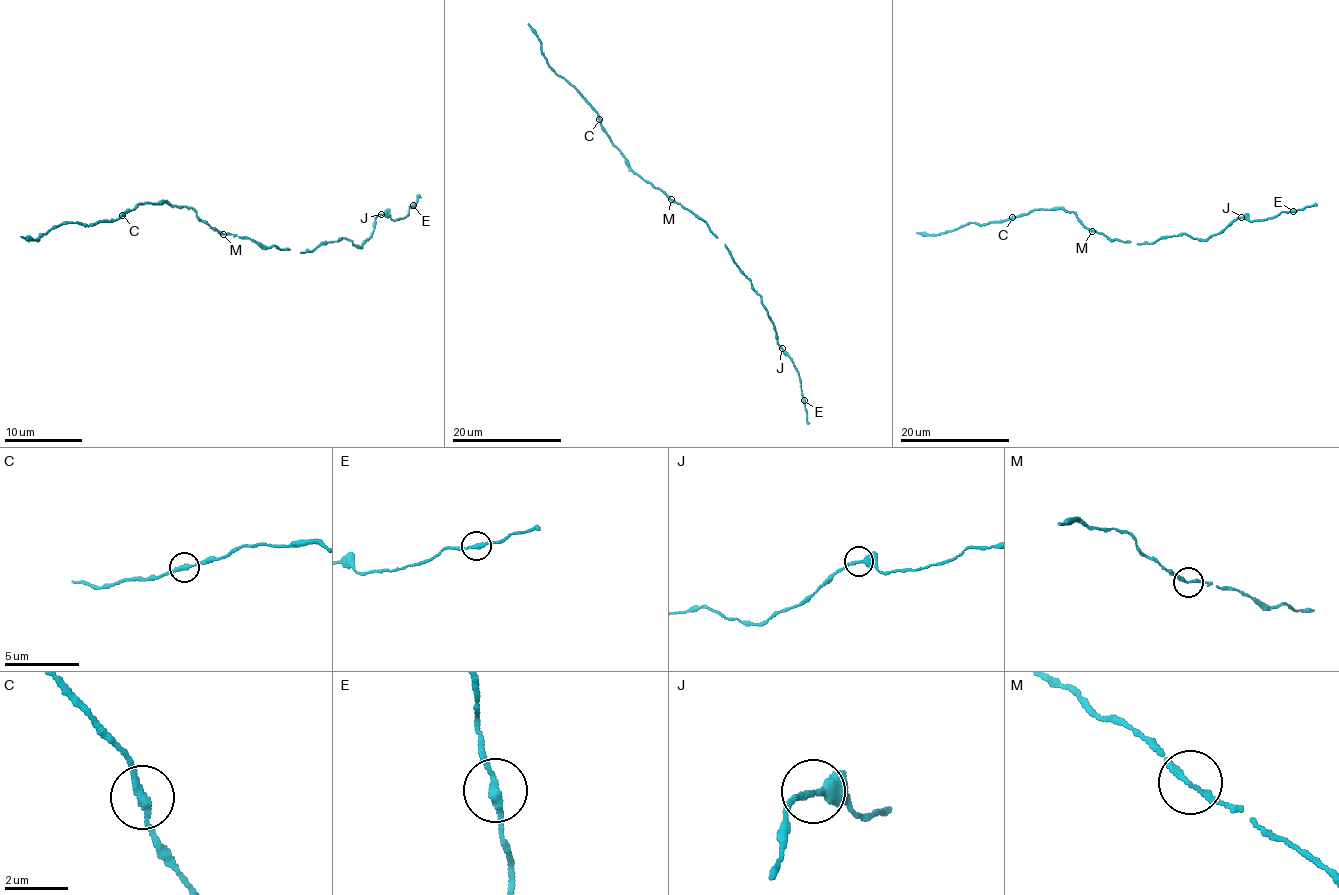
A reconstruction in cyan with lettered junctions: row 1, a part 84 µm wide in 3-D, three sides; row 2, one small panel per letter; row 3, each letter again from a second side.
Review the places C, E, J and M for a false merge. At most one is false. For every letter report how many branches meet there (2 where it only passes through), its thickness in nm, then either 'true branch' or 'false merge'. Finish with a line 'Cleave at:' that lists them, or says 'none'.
C: 2 | 240 nm | true branch
E: 2 | 240 nm | true branch
J: 2 | 240 nm | true branch
M: 2 | 180 nm | true branch
Cleave at: none

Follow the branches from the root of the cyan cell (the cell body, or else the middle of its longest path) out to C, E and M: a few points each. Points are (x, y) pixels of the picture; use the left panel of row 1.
C: (251, 239), (222, 235), (204, 223), (191, 207), (177, 207), (167, 202), (140, 204), (122, 215)
E: (251, 239), (265, 246), (300, 252), (343, 239), (361, 246), (374, 231), (378, 215), (403, 219), (413, 205)
M: (251, 239), (224, 235)

